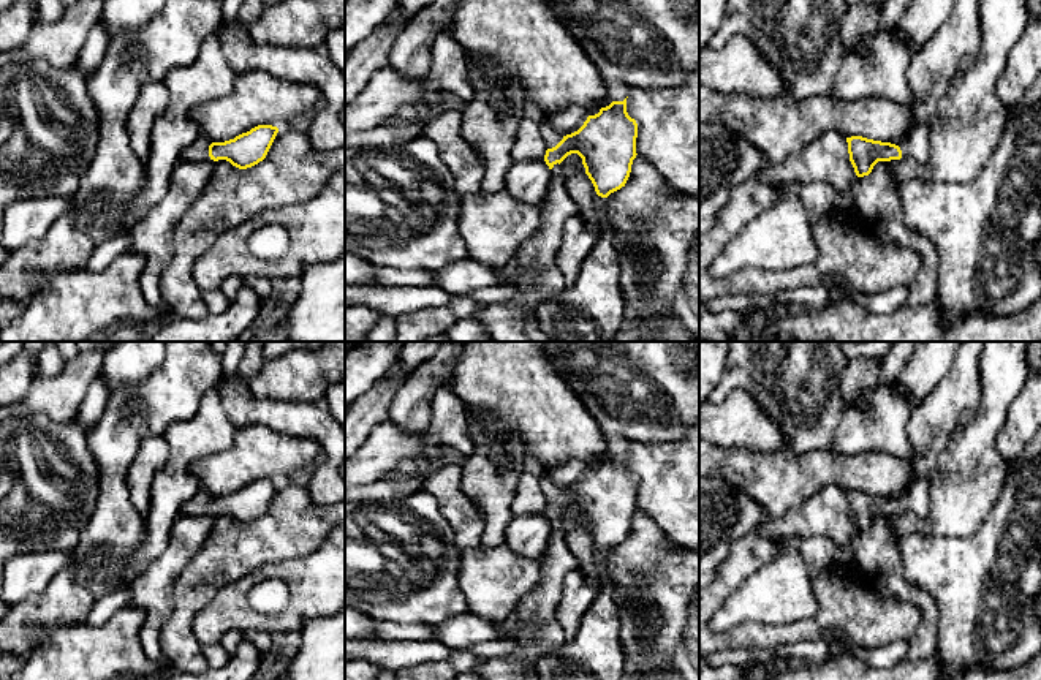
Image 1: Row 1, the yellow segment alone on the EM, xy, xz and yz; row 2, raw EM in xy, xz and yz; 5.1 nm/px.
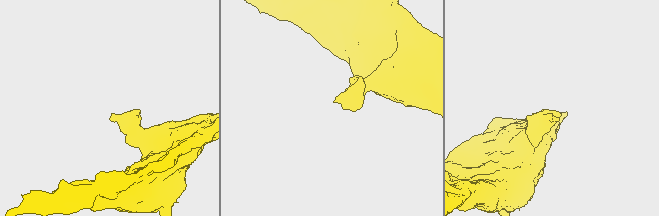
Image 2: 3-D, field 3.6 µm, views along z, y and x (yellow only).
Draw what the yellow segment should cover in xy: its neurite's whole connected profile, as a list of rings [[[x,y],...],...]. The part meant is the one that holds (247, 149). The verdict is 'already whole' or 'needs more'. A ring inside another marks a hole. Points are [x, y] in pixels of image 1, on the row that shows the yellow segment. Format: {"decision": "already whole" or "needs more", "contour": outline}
{"decision": "needs more", "contour": [[[258,125],[225,142],[212,142],[204,133],[199,133],[182,150],[180,160],[191,163],[226,160],[239,169],[247,169],[266,158],[277,133],[277,127]]]}

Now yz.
{"decision": "needs more", "contour": [[[914,125],[907,139],[899,145],[862,136],[846,138],[846,142],[850,161],[857,177],[869,176],[878,161],[908,157],[924,164],[929,161],[932,152],[930,125]]]}

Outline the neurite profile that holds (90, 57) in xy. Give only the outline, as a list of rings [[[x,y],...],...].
[[[100,21],[92,27],[76,65],[87,74],[92,74],[101,65],[108,44],[109,35]]]

